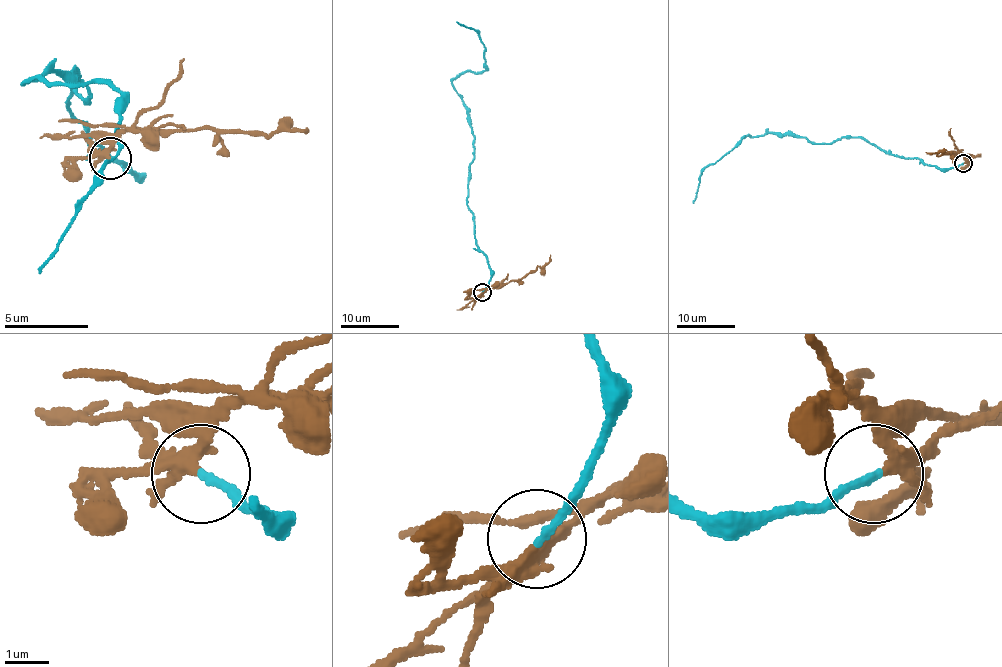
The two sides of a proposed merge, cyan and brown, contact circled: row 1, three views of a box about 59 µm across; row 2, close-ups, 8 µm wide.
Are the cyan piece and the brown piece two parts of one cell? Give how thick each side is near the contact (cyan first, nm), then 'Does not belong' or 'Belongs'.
Thickness 160 nm (cyan) against 260 nm. Does not belong

